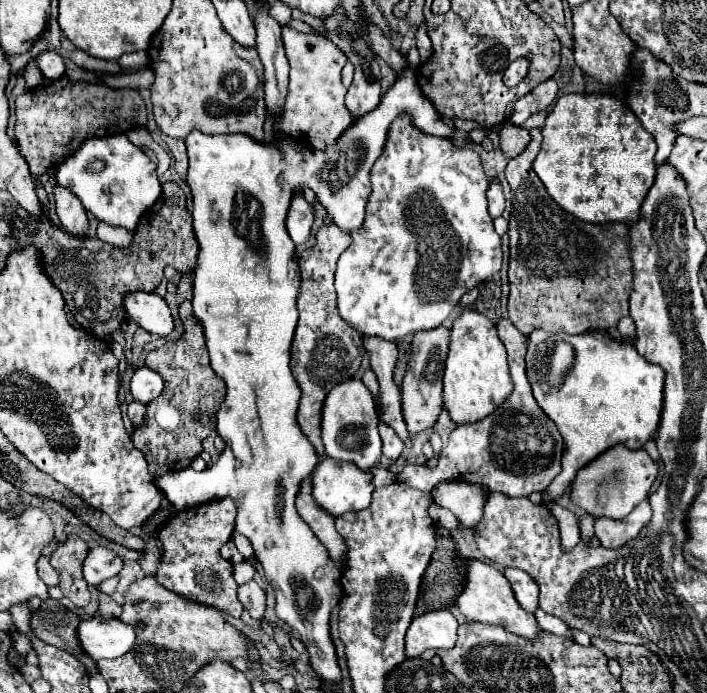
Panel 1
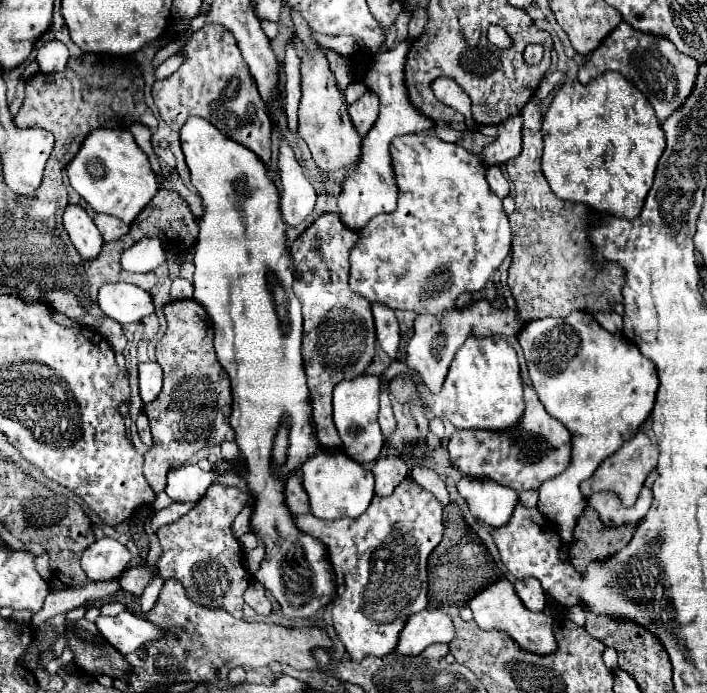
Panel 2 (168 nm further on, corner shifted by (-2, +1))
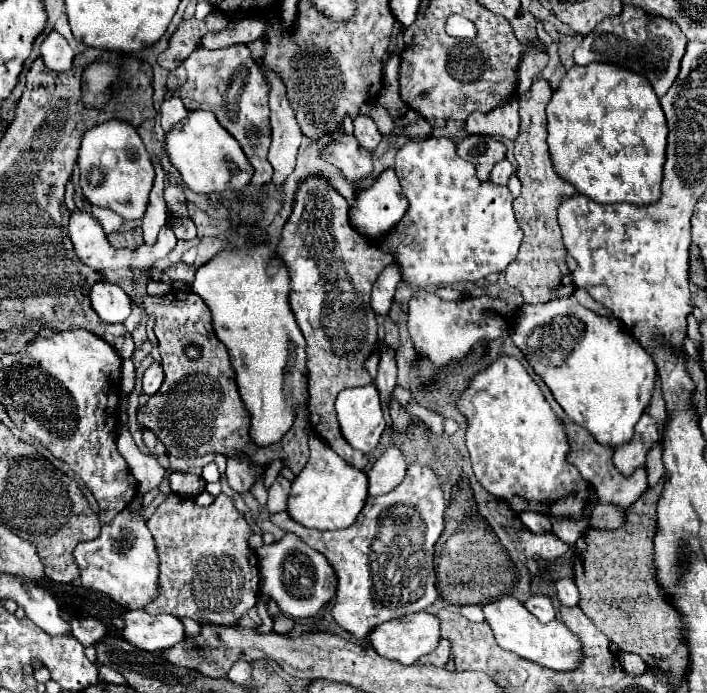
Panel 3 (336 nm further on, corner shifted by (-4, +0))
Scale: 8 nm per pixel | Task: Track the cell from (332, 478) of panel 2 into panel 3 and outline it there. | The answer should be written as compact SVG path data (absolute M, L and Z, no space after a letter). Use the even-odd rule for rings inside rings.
M315 432L309 434L309 450L311 454L305 468L293 480L287 512L291 514L293 520L307 528L341 530L351 526L359 512L363 510L365 500L369 496L367 474L343 462L343 458L339 458L339 454L335 454Z

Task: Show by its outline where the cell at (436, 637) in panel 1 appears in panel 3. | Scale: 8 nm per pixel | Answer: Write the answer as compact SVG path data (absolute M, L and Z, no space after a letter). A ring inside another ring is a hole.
M415 612L415 614L407 614L407 618L383 622L375 626L371 634L375 652L389 660L397 660L401 664L415 664L423 654L429 654L431 650L435 650L439 640L441 640L441 620L429 612Z

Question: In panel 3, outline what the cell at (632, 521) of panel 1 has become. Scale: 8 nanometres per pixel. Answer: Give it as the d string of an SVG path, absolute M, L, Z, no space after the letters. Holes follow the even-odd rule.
M565 422L563 430L565 430L567 440L569 440L567 460L573 462L573 466L581 472L581 476L587 478L593 484L595 492L599 494L599 502L601 504L613 504L613 506L617 506L621 510L627 510L631 504L635 504L647 492L647 474L645 474L645 468L639 468L639 470L635 470L633 476L625 478L625 476L621 476L617 472L617 468L611 462L611 456L613 456L611 448L597 444L593 440L593 436L585 428L581 428L581 426L573 424L573 422Z

